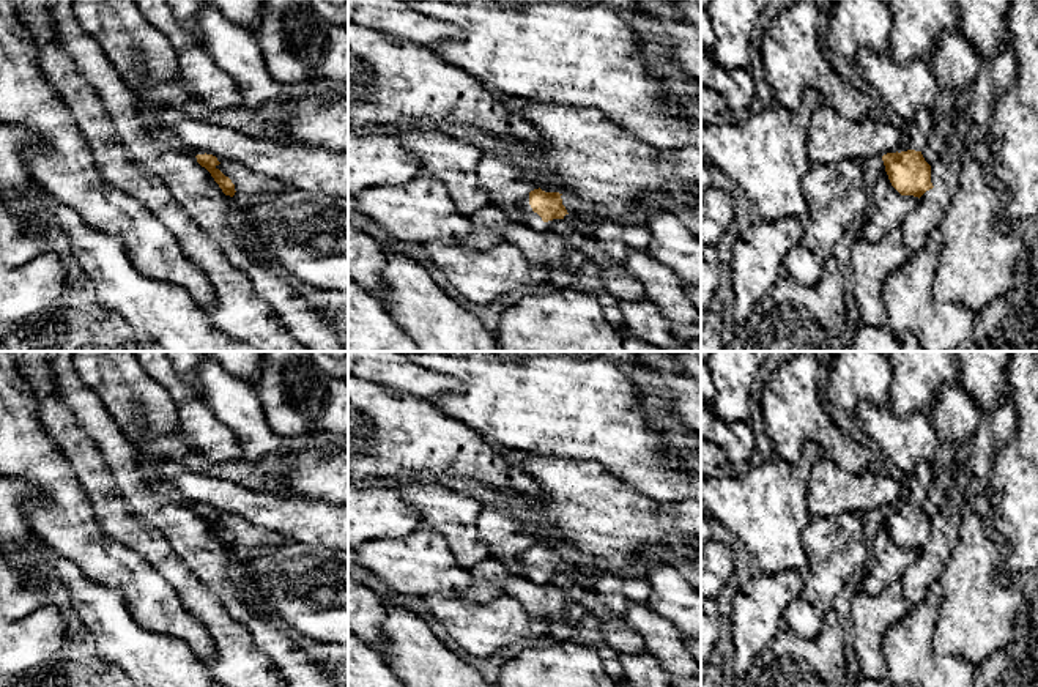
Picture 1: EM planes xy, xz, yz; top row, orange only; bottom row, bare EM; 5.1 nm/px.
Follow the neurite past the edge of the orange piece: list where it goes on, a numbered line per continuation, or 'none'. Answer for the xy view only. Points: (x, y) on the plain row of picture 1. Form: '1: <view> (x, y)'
none

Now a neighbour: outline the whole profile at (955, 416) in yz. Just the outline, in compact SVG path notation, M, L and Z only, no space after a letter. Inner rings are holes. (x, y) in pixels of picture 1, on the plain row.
M947 383L937 389L929 421L939 438L939 452L932 463L939 477L955 473L962 446L978 430L981 413L962 386Z

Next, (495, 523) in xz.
M485 504L477 518L479 537L488 545L496 545L512 536L518 536L525 545L539 542L539 534L523 525L515 514L504 506Z

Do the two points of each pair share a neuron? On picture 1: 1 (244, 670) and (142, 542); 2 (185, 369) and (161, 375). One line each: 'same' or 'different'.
1: same
2: different

